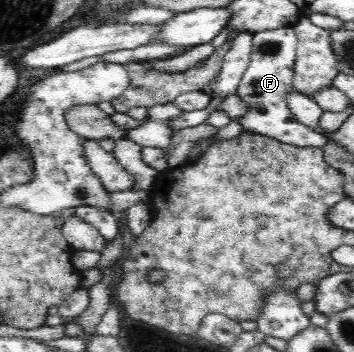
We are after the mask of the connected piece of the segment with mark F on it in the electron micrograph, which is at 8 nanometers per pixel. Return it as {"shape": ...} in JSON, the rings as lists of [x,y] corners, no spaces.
{"shape":[[[279,27],[252,34],[250,64],[243,75],[236,95],[249,107],[249,113],[239,118],[245,133],[265,135],[297,147],[326,147],[323,132],[306,127],[296,122],[287,99],[294,89],[294,65],[298,45],[297,32],[294,27]]]}

